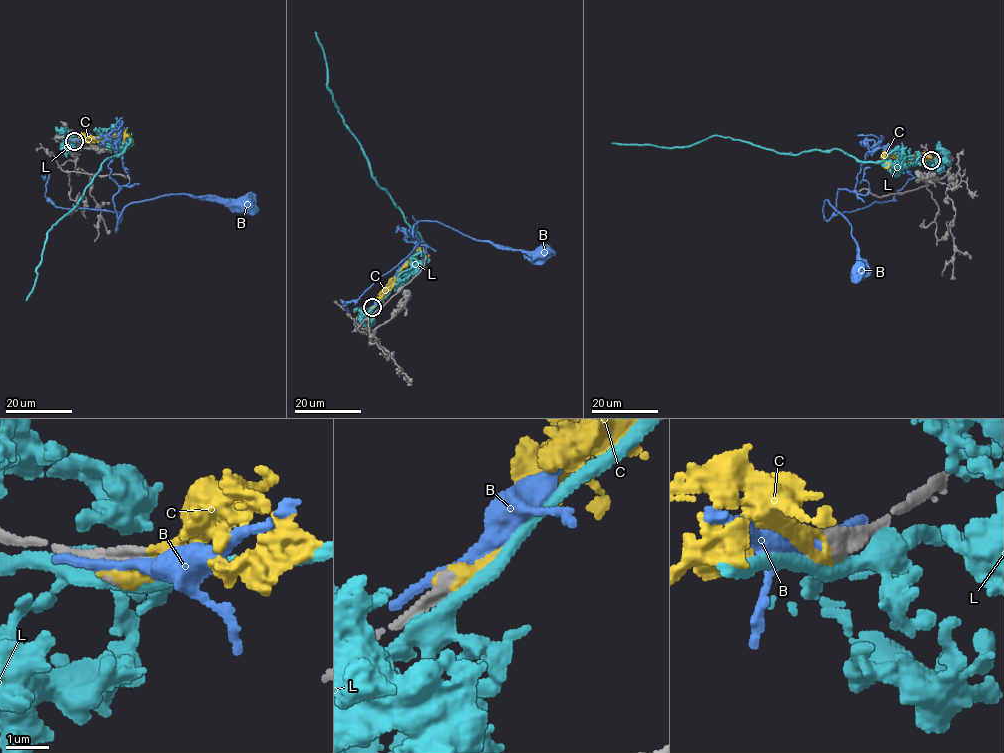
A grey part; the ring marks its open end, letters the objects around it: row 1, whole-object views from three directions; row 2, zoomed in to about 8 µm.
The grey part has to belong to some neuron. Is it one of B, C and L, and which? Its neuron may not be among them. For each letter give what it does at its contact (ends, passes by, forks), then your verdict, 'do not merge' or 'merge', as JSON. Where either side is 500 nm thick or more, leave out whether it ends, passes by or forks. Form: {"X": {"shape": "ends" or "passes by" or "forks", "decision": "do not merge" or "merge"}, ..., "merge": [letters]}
{"B": {"decision": "do not merge"}, "C": {"decision": "merge"}, "L": {"shape": "forks", "decision": "do not merge"}, "merge": ["C"]}

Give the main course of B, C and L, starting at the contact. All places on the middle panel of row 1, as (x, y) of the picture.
B: (371, 307), (415, 252), (412, 233), (404, 239), (415, 242), (408, 232), (414, 238), (417, 222), (544, 252)
C: (372, 307), (413, 255), (420, 249), (428, 255), (425, 250)
L: (371, 309), (415, 270), (425, 243), (375, 182), (344, 124), (315, 32)

